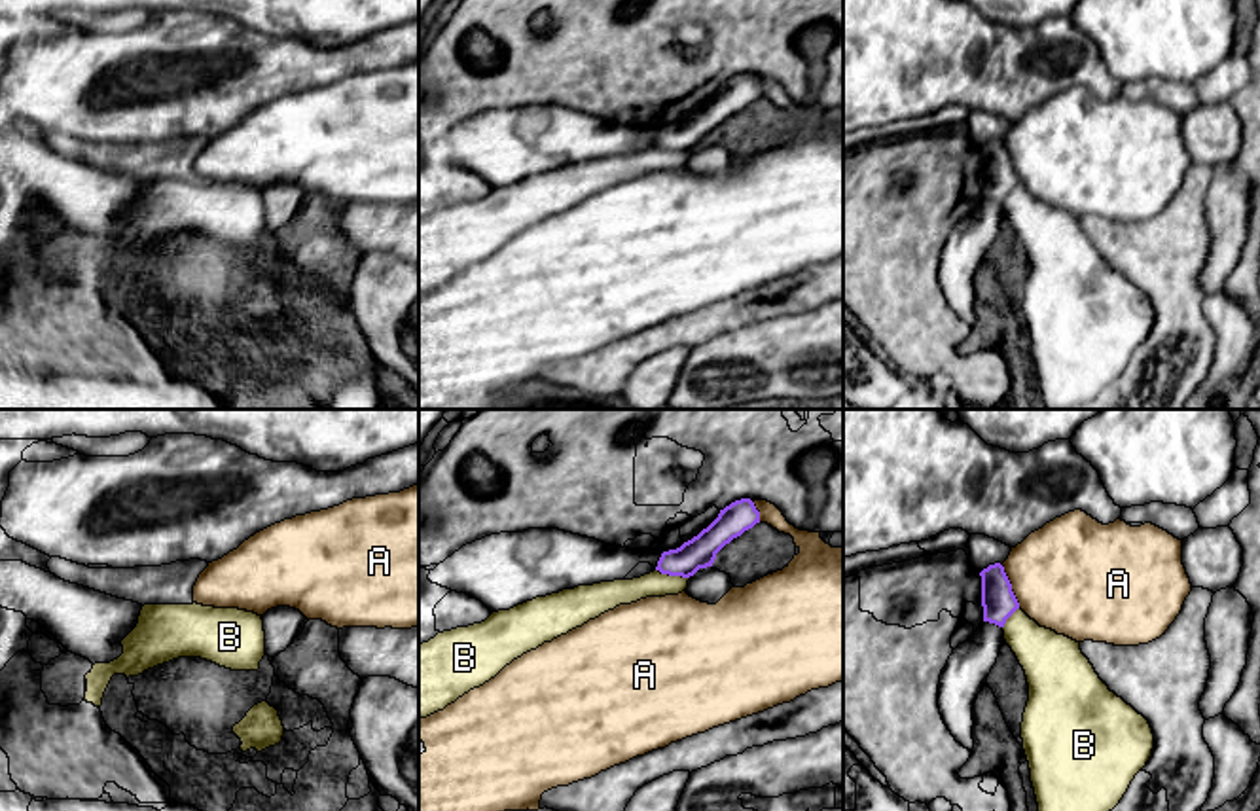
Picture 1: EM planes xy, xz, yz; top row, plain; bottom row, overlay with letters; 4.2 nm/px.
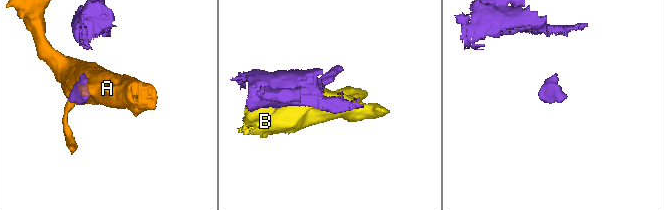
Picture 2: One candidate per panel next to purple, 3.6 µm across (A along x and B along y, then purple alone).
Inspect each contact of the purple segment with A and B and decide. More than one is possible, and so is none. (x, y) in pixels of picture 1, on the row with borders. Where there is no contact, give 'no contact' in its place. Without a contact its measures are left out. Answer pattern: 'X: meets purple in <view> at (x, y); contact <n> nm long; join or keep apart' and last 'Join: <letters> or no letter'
A: meets purple in yz at (1010, 586); contact 200 nm long; keep apart
B: meets purple in xz at (673, 575); contact 150 nm long; keep apart
Join: no letter

